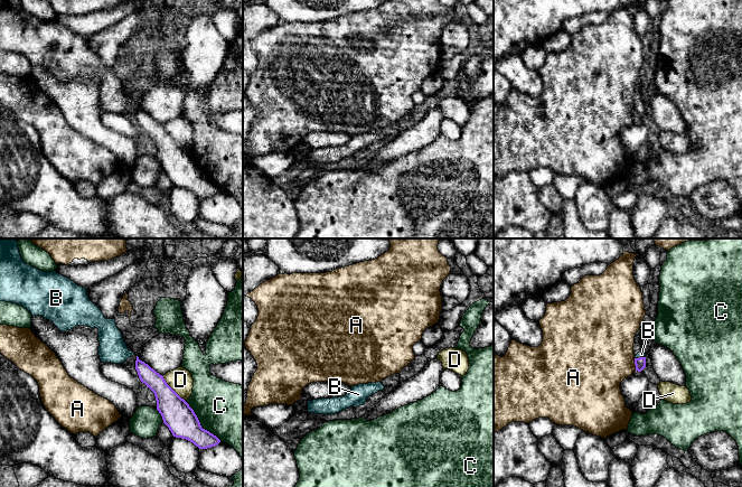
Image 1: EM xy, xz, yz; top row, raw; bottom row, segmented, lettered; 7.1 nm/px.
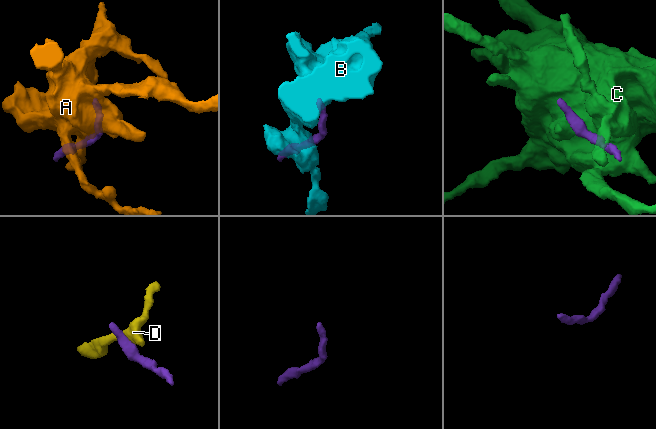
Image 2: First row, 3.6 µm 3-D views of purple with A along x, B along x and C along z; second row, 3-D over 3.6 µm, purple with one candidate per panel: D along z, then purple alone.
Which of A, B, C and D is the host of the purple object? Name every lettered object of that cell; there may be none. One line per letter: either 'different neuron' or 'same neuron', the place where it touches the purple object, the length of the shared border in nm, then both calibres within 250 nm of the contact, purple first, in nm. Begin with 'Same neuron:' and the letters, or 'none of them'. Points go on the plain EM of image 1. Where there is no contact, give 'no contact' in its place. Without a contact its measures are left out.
Same neuron: B
A: different neuron; contact yz (635, 113); length 90 nm; calibres 80 and 460 nm
B: same neuron; contact yz (639, 106); length 80 nm; calibres 80 and 50 nm
C: different neuron; contact xy (199, 172); length 380 nm; calibres 220 and 420 nm
D: different neuron; contact xy (171, 138); length 260 nm; calibres 220 and 170 nm

